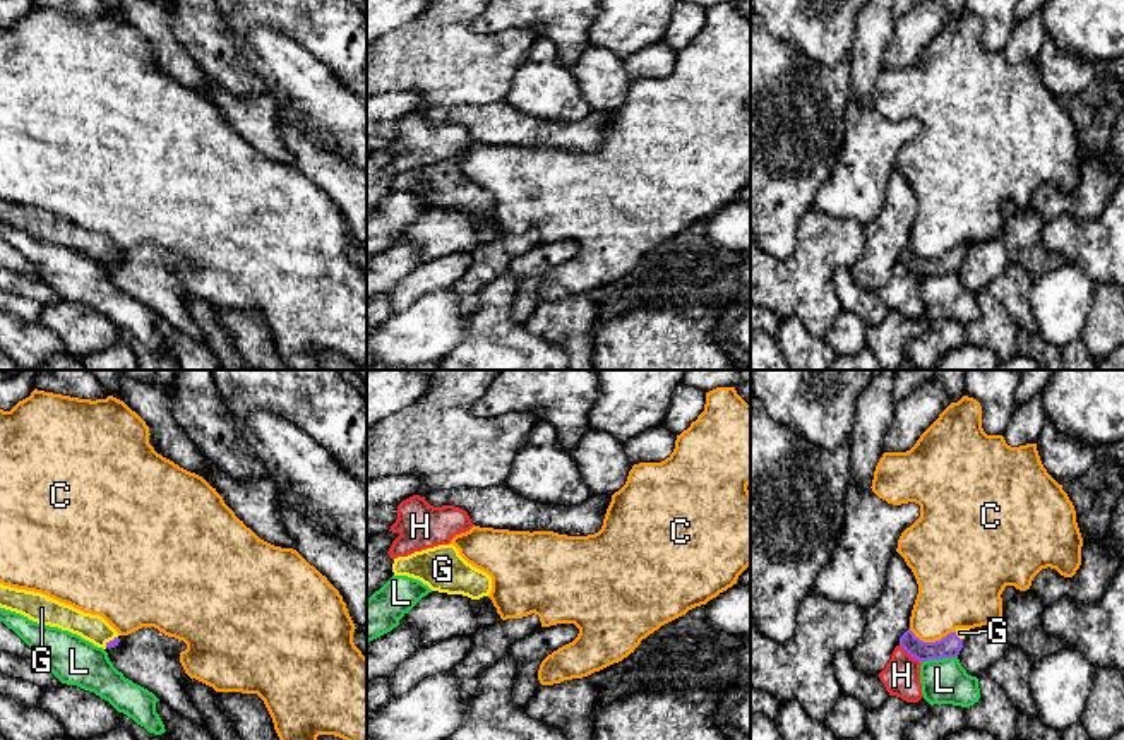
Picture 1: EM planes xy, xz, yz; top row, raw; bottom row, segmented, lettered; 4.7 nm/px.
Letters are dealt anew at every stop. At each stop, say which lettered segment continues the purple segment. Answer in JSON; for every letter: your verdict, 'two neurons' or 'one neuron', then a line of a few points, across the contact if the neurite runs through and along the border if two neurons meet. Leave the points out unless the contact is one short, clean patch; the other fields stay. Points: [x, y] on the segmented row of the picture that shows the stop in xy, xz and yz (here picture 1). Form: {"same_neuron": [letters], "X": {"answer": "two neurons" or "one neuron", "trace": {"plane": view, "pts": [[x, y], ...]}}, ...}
{"same_neuron": ["G"], "C": {"answer": "two neurons"}, "G": {"answer": "one neuron", "trace": {"plane": "xy", "pts": [[115, 641], [110, 641], [95, 629]]}}, "H": {"answer": "two neurons"}, "L": {"answer": "two neurons"}}

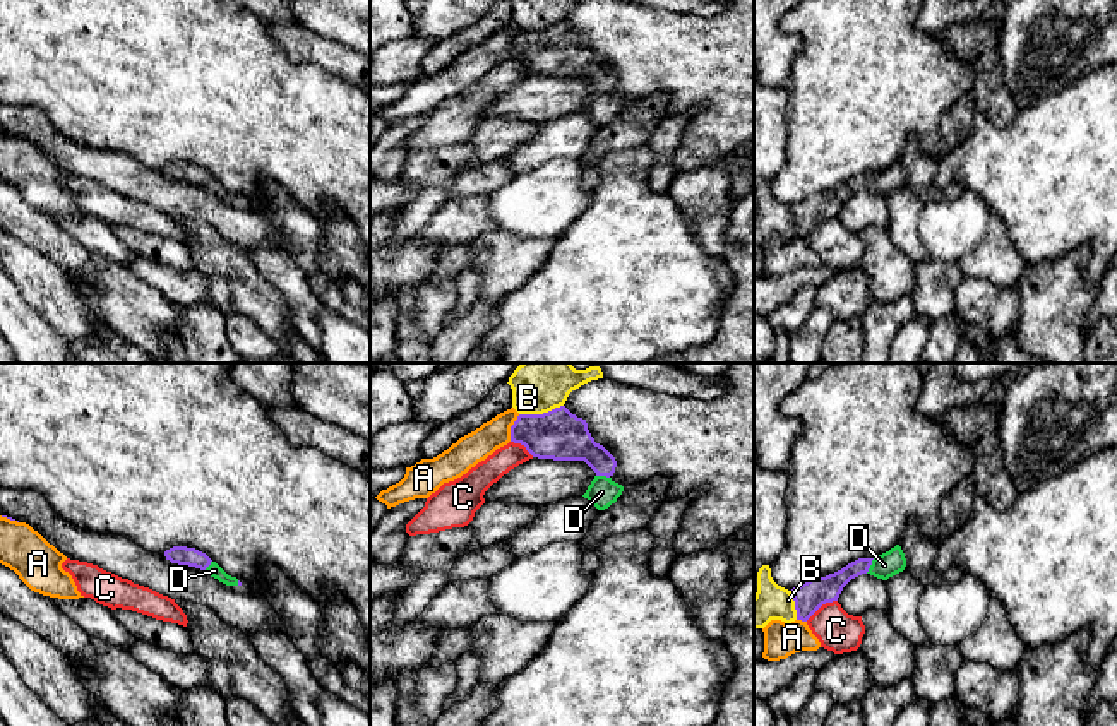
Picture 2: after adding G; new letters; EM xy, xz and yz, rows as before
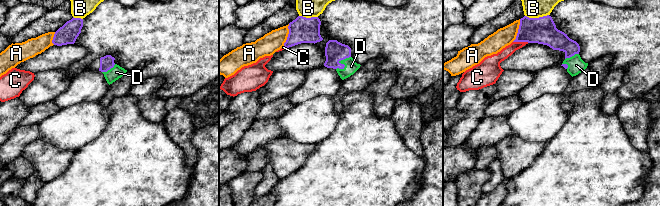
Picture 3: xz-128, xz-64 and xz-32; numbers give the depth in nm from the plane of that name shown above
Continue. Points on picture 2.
{"same_neuron": ["D"], "A": {"answer": "two neurons"}, "B": {"answer": "two neurons"}, "C": {"answer": "two neurons"}, "D": {"answer": "one neuron", "trace": {"plane": "yz", "pts": [[824, 589], [850, 571], [871, 564], [884, 565]]}}}

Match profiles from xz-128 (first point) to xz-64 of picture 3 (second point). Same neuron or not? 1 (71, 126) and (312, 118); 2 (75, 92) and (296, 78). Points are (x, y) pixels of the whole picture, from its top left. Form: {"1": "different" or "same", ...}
{"1": "same", "2": "different"}

